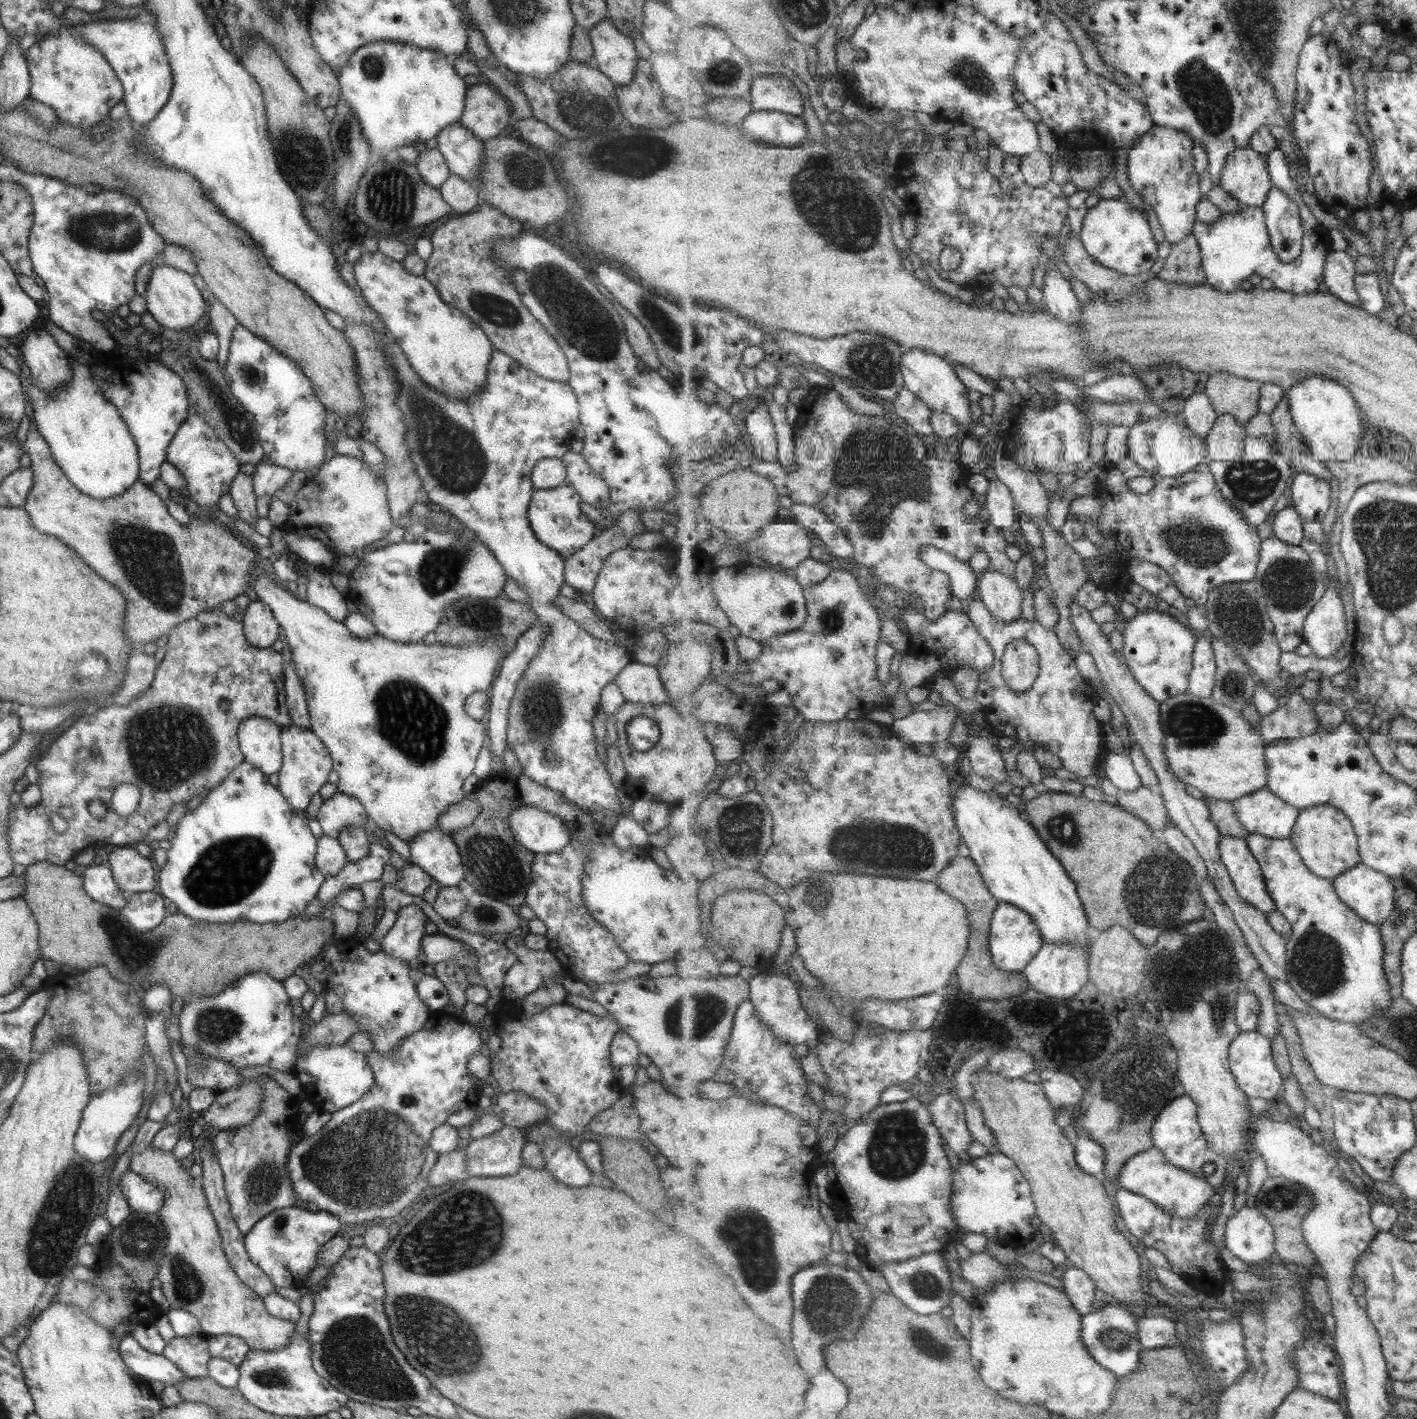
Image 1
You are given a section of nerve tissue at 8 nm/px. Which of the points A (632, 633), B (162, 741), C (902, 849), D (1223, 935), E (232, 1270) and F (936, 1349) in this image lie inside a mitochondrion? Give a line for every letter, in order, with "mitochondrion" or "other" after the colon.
A: other
B: mitochondrion
C: mitochondrion
D: other
E: other
F: mitochondrion

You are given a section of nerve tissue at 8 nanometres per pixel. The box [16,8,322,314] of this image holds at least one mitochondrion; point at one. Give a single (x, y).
(110, 231)

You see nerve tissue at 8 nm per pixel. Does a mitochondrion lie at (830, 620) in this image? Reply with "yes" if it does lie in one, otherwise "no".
yes

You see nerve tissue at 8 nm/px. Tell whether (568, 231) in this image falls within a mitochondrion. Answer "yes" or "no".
no

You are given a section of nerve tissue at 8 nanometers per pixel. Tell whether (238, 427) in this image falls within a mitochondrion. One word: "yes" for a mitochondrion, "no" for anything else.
yes

